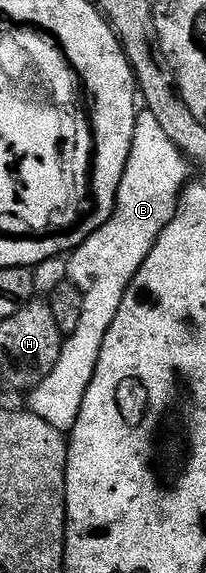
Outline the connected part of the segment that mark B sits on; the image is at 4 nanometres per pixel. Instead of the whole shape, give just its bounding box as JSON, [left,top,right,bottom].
[29,109,189,432]

